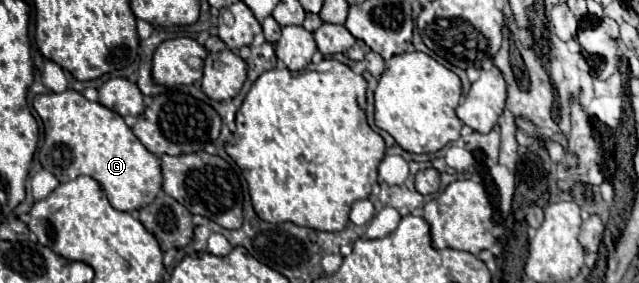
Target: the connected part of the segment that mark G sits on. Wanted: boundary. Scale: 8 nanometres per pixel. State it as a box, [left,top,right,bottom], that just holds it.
[34,89,162,211]

